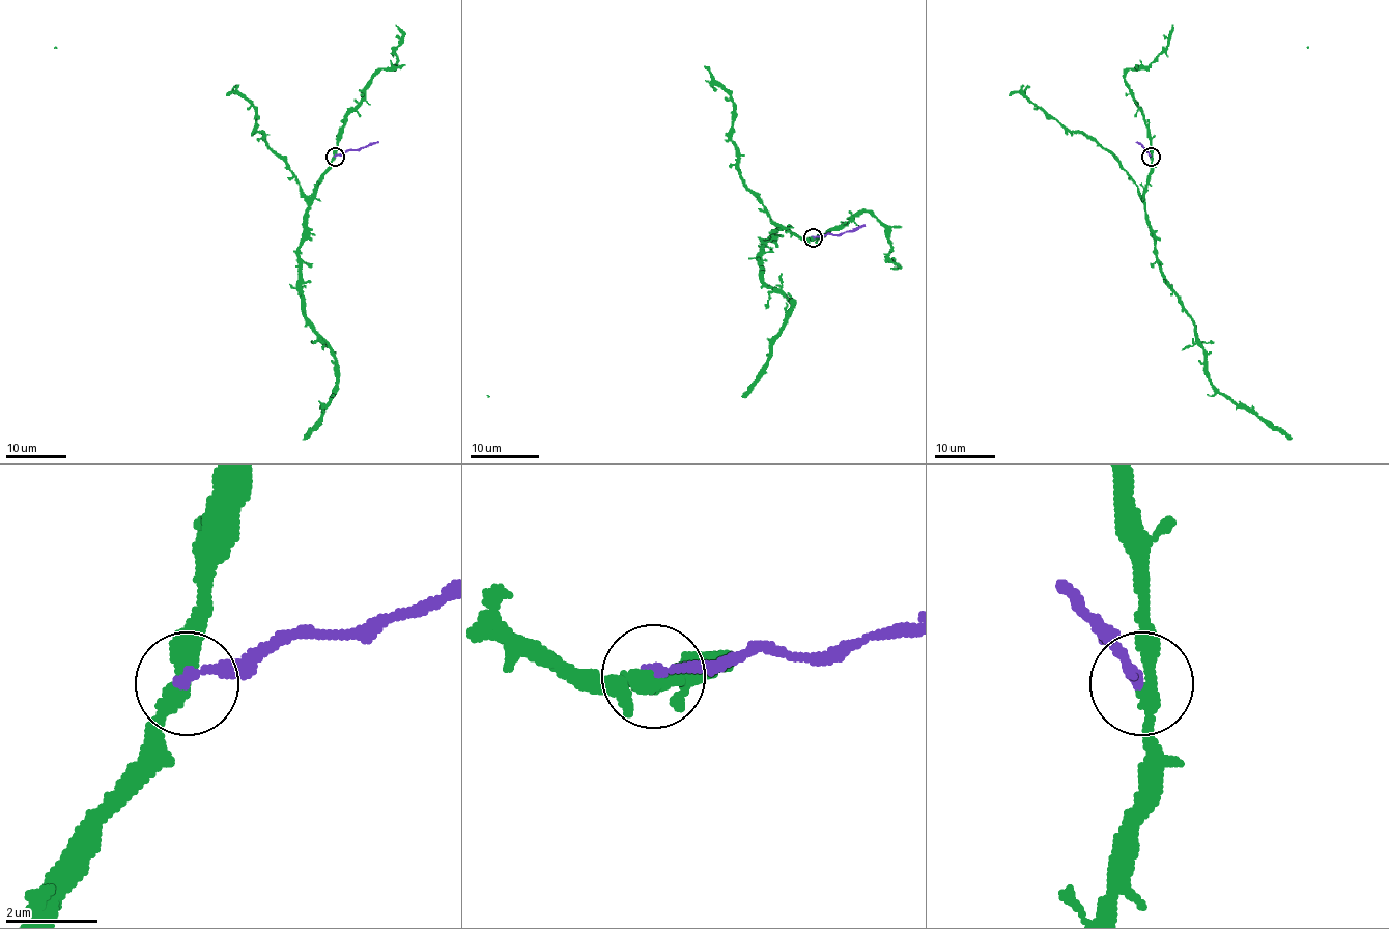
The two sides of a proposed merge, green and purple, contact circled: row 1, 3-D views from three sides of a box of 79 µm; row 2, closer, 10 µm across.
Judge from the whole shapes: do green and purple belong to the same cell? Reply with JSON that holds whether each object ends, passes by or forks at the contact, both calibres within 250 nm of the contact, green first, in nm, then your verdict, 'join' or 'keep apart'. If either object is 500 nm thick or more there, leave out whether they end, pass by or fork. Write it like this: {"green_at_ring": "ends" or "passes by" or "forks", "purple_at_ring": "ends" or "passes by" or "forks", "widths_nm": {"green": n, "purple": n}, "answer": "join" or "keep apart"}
{"green_at_ring": "passes by", "purple_at_ring": "ends", "widths_nm": {"green": 300, "purple": 240}, "answer": "keep apart"}

